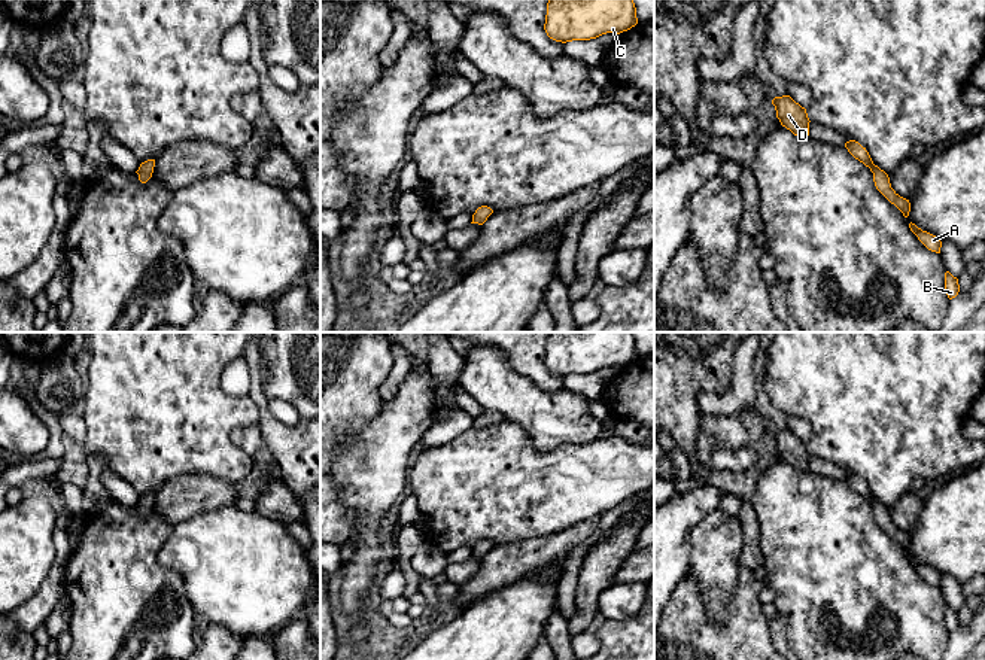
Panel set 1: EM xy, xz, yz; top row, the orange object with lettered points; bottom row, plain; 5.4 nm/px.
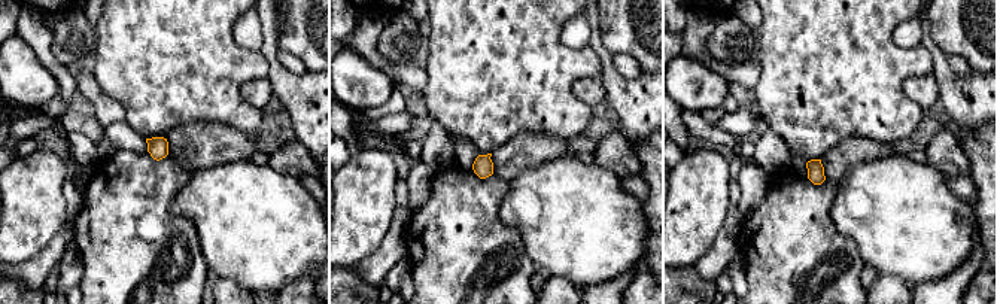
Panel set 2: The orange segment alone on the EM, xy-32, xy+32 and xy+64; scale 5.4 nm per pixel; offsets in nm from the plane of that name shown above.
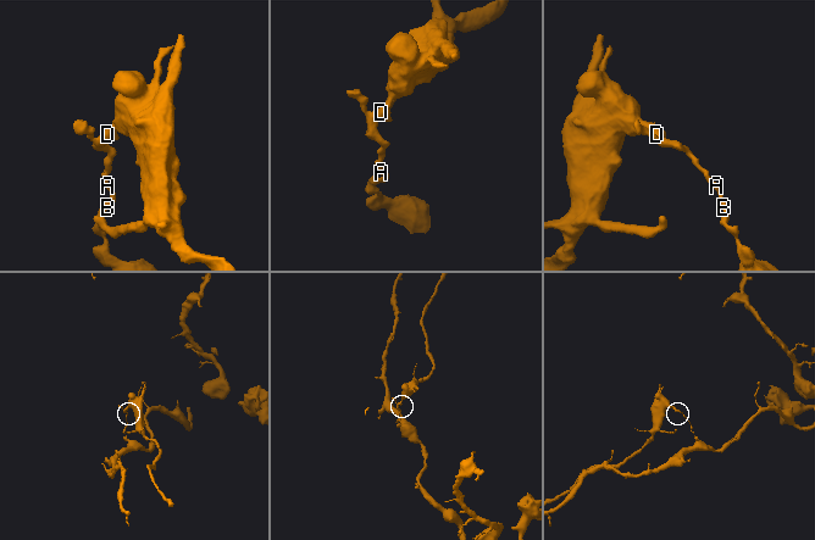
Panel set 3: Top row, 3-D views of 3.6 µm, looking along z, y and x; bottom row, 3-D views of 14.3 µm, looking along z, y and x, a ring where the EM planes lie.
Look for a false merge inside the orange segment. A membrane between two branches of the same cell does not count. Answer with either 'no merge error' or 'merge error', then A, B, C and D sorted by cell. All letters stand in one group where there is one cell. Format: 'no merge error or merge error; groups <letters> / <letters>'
merge error; groups A B / C D

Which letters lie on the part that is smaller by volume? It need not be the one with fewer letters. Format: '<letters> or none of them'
C, D

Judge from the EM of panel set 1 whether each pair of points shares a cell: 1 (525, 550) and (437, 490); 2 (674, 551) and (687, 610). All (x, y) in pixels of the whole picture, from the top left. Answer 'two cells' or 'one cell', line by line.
1: two cells
2: two cells

